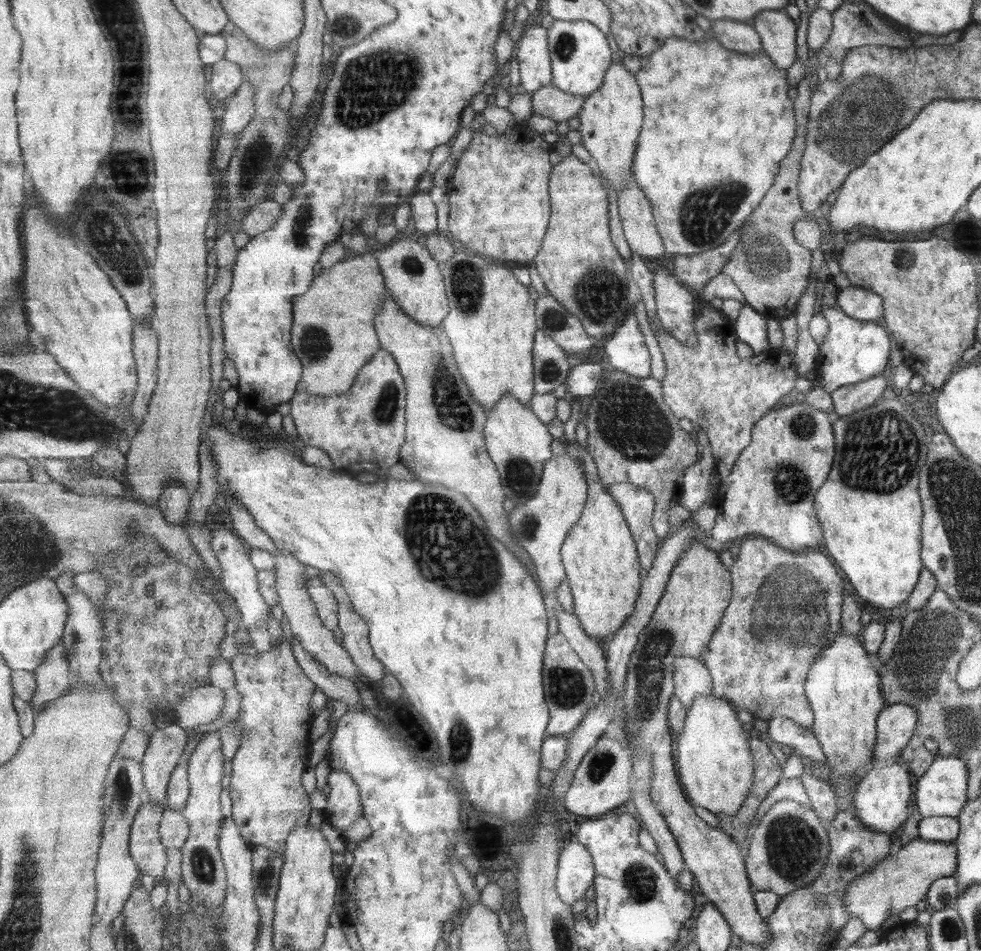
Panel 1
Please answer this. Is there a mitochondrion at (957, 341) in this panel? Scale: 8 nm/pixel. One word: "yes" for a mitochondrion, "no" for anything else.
no

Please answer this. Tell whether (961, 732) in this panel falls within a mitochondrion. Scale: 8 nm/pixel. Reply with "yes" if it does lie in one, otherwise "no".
yes

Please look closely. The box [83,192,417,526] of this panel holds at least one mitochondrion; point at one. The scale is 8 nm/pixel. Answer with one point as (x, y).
(117, 255)

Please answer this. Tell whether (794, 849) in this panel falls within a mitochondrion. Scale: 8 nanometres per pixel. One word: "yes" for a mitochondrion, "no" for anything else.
yes

